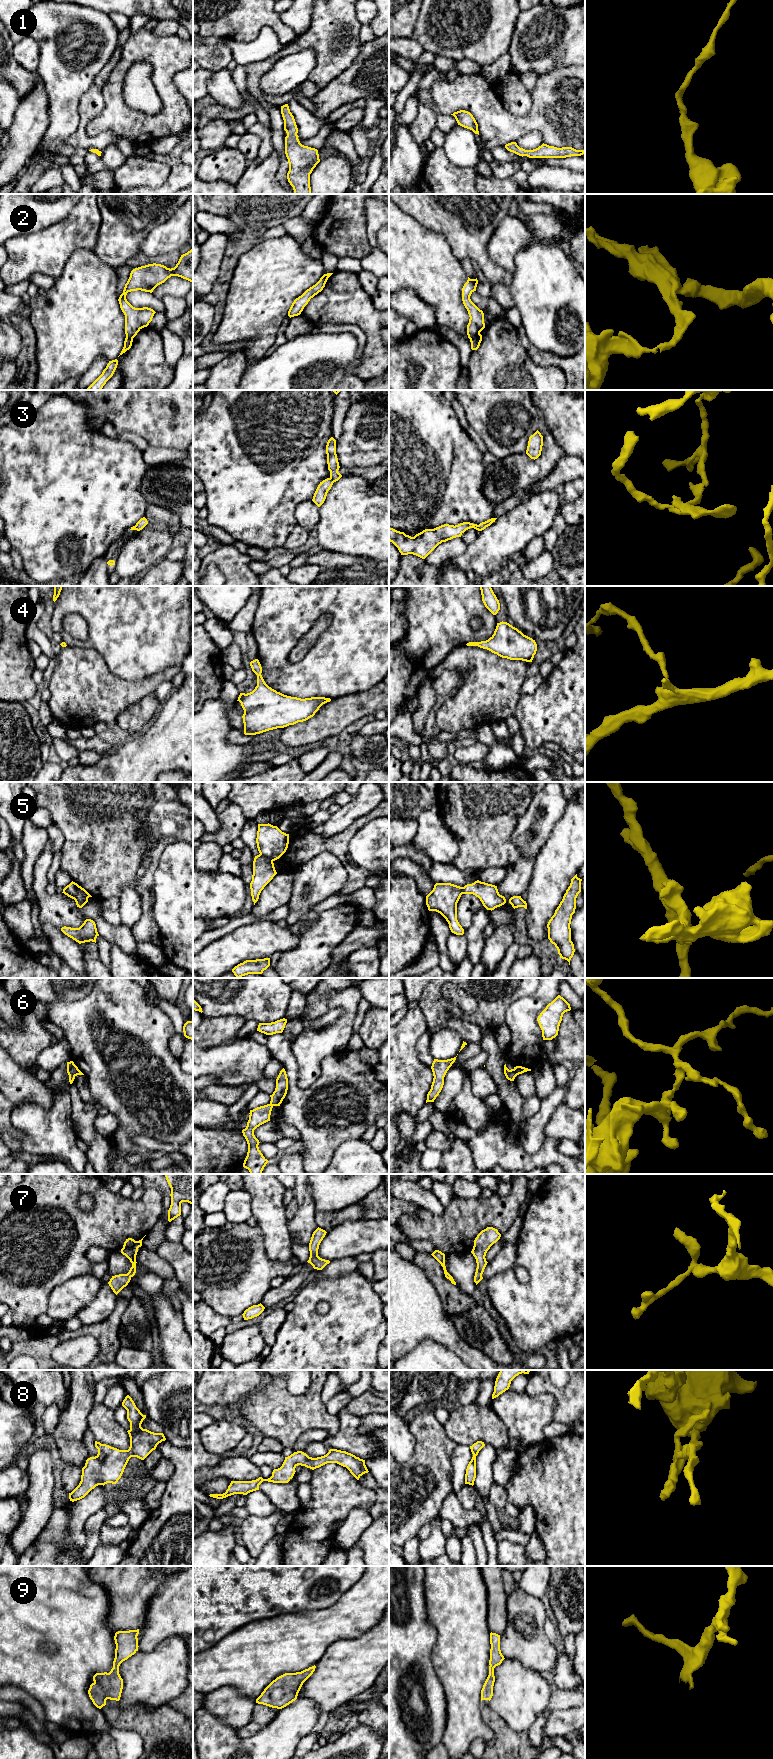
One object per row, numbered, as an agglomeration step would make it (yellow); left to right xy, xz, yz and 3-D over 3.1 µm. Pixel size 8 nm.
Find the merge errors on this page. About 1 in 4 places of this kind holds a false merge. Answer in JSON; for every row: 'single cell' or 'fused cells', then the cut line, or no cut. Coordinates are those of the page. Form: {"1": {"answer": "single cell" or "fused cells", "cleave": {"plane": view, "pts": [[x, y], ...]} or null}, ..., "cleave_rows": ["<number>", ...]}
{"1": {"answer": "single cell", "cleave": null}, "2": {"answer": "fused cells", "cleave": {"plane": "yz", "pts": [[479, 332], [470, 339]]}}, "3": {"answer": "fused cells", "cleave": {"plane": "yz", "pts": [[477, 525], [478, 529]]}}, "4": {"answer": "single cell", "cleave": null}, "5": {"answer": "fused cells", "cleave": {"plane": "xz", "pts": [[260, 853], [272, 861]]}}, "6": {"answer": "fused cells", "cleave": {"plane": "yz", "pts": [[514, 1068], [517, 1074]]}}, "7": {"answer": "single cell", "cleave": null}, "8": {"answer": "single cell", "cleave": null}, "9": {"answer": "single cell", "cleave": null}, "cleave_rows": ["2", "3", "5", "6"]}

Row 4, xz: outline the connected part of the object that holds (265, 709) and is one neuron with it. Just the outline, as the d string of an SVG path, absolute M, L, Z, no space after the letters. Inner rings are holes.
M258 659L251 661L250 666L257 675L257 686L250 693L240 693L237 700L244 710L245 735L256 735L306 721L323 704L331 701L325 697L301 699L277 692L265 683Z

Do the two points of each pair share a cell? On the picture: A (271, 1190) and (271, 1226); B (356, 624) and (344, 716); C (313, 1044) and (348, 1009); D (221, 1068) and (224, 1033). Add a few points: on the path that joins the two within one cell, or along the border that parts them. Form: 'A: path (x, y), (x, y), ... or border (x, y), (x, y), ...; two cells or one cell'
A: path (269, 1199), (270, 1217); one cell
B: border (370, 689), (331, 699); two cells
C: path (324, 1042), (346, 1020); one cell
D: border (241, 1038), (203, 1048); two cells

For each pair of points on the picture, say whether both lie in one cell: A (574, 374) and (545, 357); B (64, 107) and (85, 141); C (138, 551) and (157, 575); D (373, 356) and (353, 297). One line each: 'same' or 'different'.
A: same
B: different
C: different
D: same

